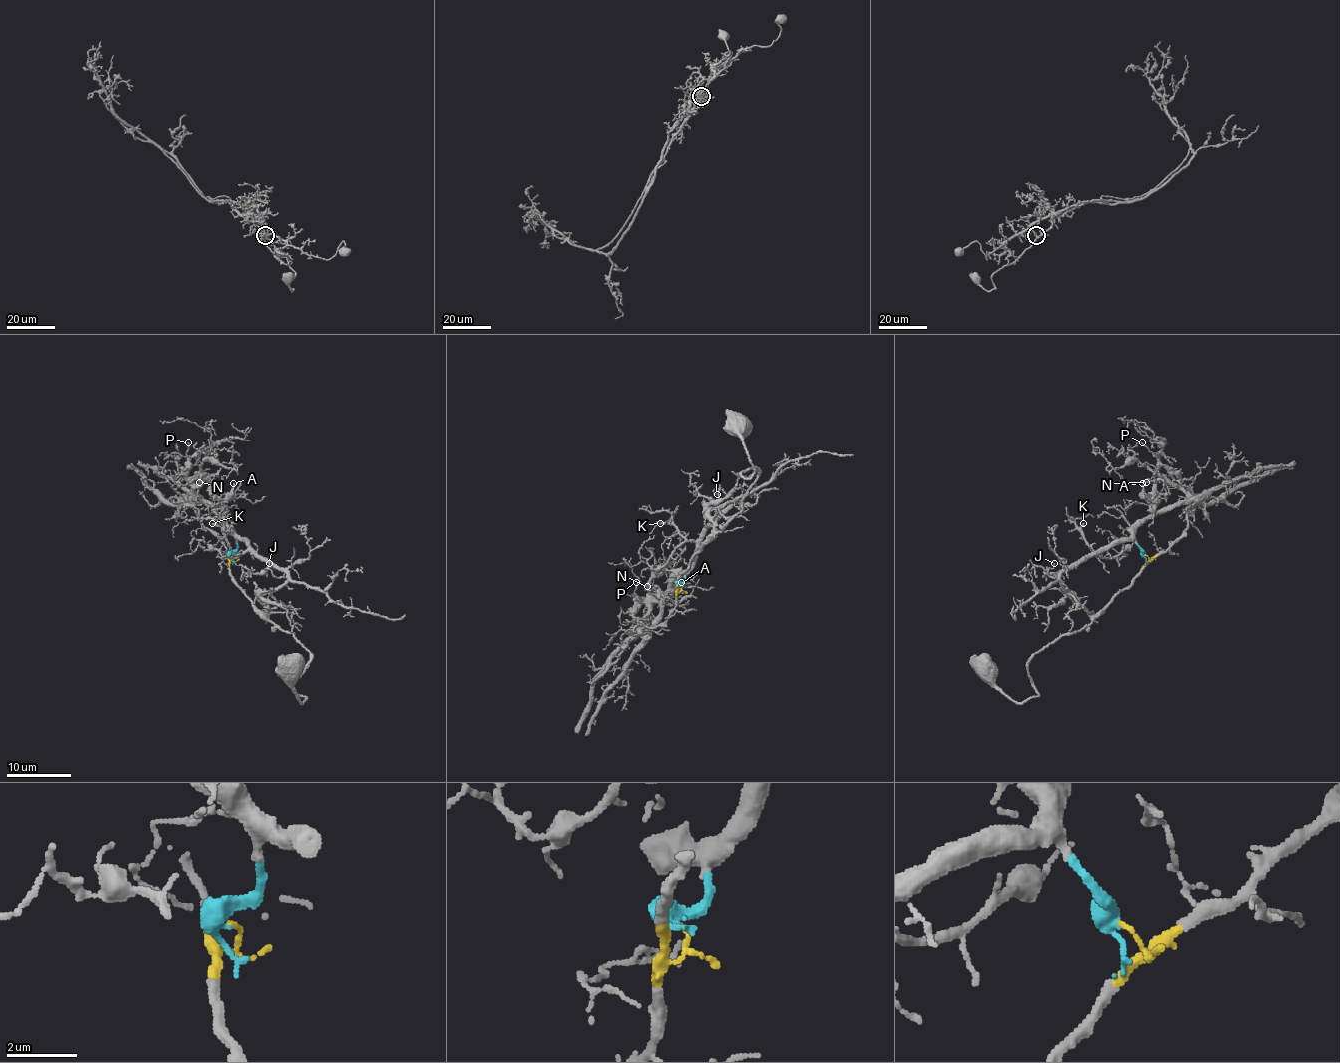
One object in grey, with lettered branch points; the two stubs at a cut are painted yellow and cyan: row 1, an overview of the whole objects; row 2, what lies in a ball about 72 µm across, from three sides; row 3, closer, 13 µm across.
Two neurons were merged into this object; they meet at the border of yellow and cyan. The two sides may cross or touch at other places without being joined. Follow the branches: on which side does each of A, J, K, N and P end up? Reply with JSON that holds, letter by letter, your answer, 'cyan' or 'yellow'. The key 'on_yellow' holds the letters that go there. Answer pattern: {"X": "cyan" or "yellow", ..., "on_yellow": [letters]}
{"A": "yellow", "J": "cyan", "K": "cyan", "N": "yellow", "P": "yellow", "on_yellow": ["A", "N", "P"]}

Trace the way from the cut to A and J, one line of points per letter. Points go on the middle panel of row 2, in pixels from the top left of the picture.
A: (679, 584), (677, 605), (663, 623), (642, 629), (642, 621), (653, 599), (671, 592), (682, 583)
J: (679, 584), (685, 580), (699, 536), (735, 500), (720, 487), (714, 491), (717, 495)

